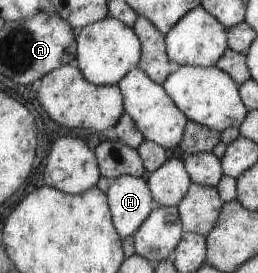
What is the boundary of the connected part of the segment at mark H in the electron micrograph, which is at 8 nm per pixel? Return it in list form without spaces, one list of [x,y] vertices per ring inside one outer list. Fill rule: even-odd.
[[[119,176],[106,194],[114,228],[121,238],[132,236],[158,206],[142,177]]]

